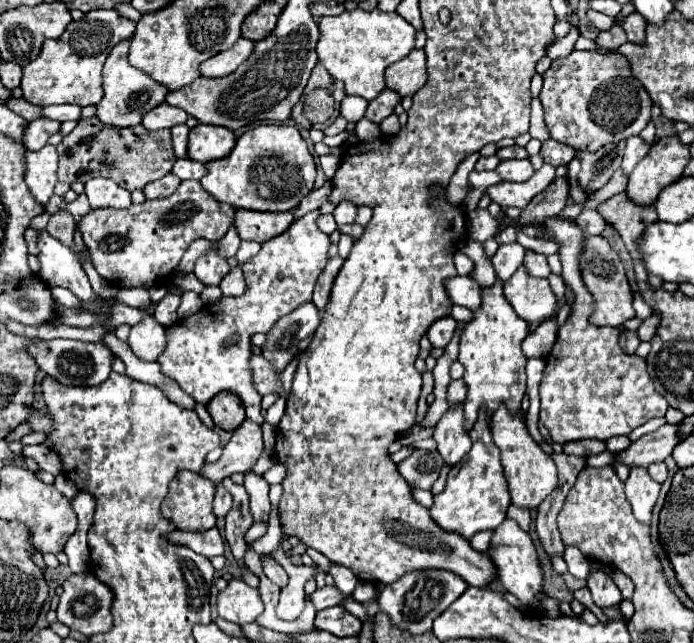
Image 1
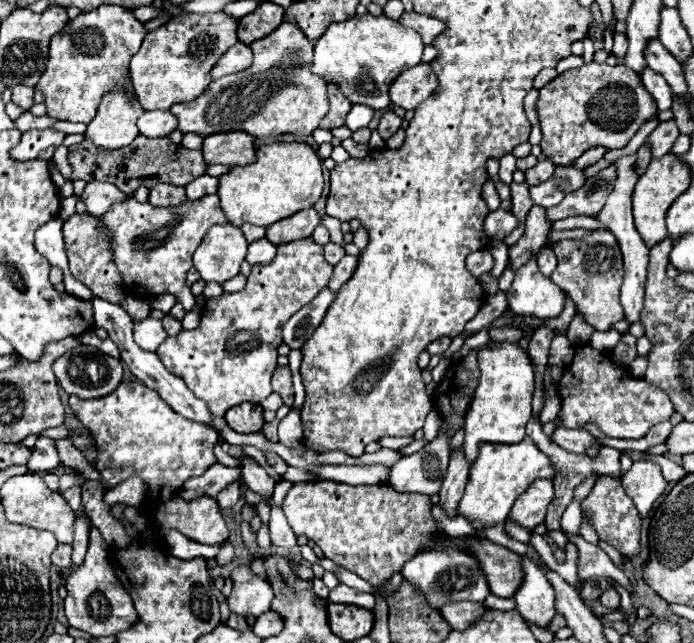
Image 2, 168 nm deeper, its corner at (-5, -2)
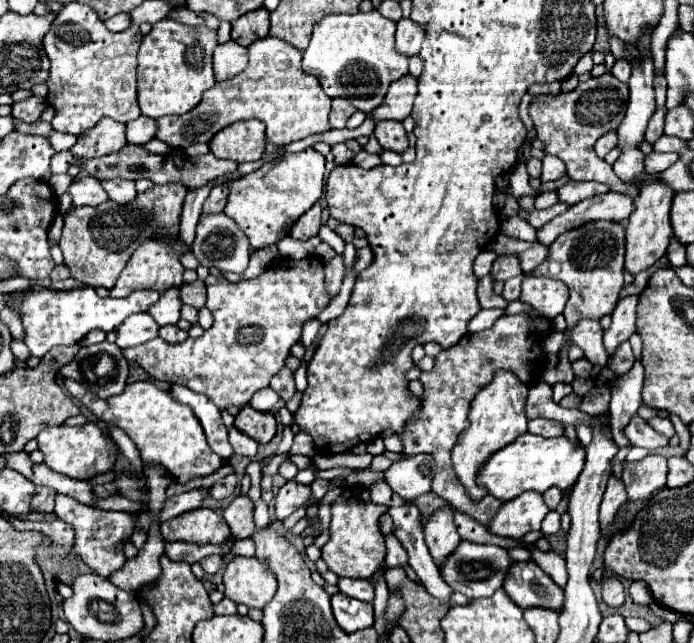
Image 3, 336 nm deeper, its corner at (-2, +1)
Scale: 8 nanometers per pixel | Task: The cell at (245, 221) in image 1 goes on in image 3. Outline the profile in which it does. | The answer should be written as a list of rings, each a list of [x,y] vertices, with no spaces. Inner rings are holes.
[[[315,204],[309,212],[305,212],[297,220],[297,224],[293,224],[293,228],[289,230],[289,236],[297,240],[309,240],[319,234],[319,228],[321,228],[321,204]]]

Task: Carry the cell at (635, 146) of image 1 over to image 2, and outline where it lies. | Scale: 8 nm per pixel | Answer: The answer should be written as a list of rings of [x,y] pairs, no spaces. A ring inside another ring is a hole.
[[[670,119],[670,121],[664,121],[660,123],[644,141],[644,145],[650,147],[652,151],[652,157],[660,159],[664,157],[666,153],[670,153],[674,141],[678,139],[678,127],[676,127],[676,121]]]

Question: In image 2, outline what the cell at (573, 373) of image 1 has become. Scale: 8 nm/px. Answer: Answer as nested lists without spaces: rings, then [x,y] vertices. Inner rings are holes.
[[[576,345],[574,359],[558,381],[558,395],[562,405],[556,427],[584,429],[588,423],[594,423],[604,435],[618,439],[640,439],[652,425],[668,421],[674,413],[672,401],[660,387],[652,387],[646,379],[632,377],[626,367],[612,363],[608,353],[596,351],[590,345]]]

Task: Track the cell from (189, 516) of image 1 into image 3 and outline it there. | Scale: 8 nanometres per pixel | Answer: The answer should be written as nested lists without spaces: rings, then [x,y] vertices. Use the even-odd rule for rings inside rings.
[[[197,508],[191,512],[185,512],[173,520],[167,520],[161,524],[161,534],[167,536],[165,542],[191,542],[191,544],[223,544],[225,540],[229,540],[231,530],[227,526],[227,522],[213,510],[209,508]]]

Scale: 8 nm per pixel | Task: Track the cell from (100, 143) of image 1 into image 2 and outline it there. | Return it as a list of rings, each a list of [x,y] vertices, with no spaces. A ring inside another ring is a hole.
[[[138,135],[132,145],[120,149],[120,151],[100,151],[90,139],[84,139],[76,147],[70,147],[68,163],[72,167],[70,181],[82,179],[84,183],[90,181],[108,181],[116,185],[126,195],[132,195],[138,187],[154,187],[158,183],[172,183],[172,185],[186,185],[194,177],[202,175],[206,169],[202,151],[192,151],[182,145],[172,143],[168,137],[160,139],[148,139],[146,135]]]

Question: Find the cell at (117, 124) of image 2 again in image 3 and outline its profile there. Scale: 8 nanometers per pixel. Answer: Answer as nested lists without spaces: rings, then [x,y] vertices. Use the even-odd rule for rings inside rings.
[[[105,118],[93,130],[79,136],[77,144],[69,152],[73,154],[75,160],[85,160],[119,152],[125,144],[127,144],[125,126],[111,118]]]

